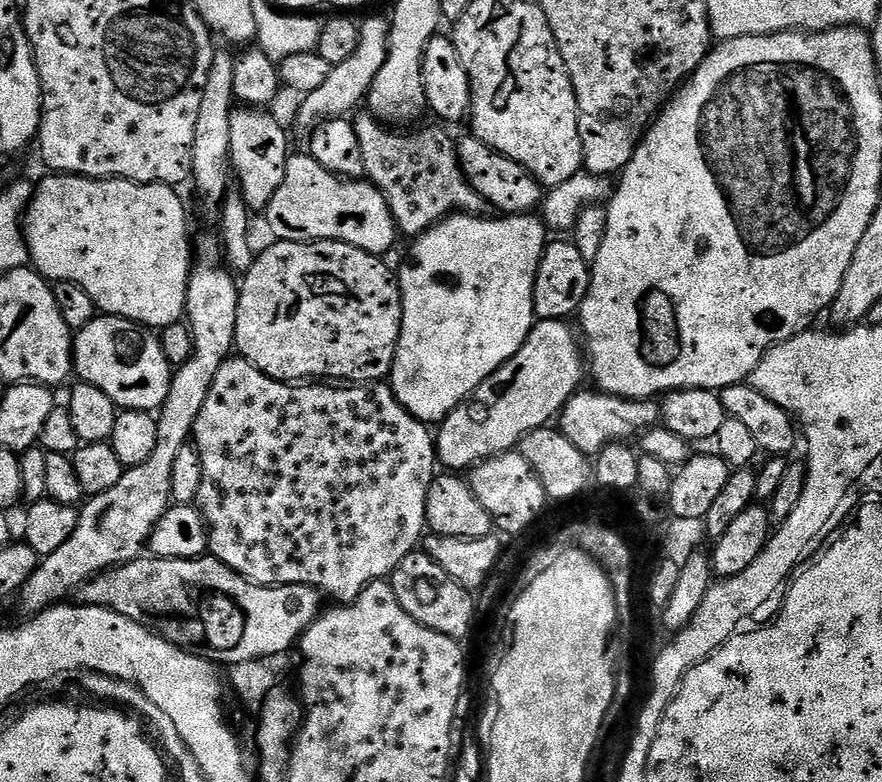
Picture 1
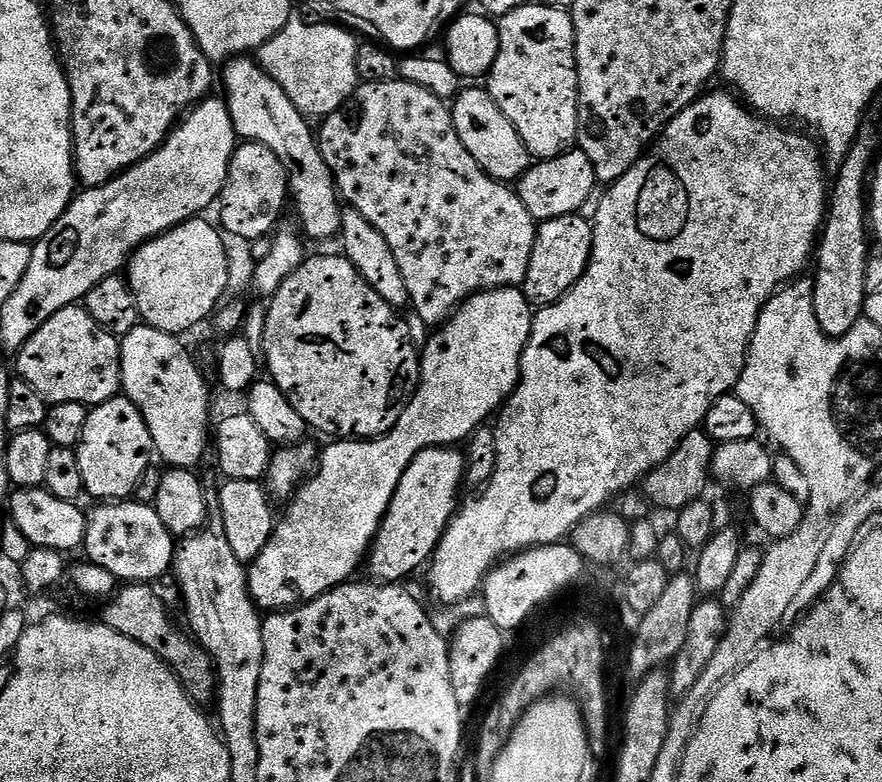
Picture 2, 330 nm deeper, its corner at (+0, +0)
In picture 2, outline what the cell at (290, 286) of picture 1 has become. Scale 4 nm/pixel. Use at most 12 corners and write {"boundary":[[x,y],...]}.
{"boundary":[[347,256],[270,298],[267,375],[309,429],[367,440],[420,380]]}

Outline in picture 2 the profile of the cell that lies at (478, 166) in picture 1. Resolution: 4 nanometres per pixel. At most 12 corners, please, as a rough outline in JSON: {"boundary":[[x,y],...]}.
{"boundary":[[569,150],[518,181],[538,222],[577,215],[598,181]]}

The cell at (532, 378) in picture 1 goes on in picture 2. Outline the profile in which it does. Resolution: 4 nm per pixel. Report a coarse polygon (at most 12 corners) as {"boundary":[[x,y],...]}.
{"boundary":[[465,453],[412,459],[366,557],[407,581],[456,515]]}

